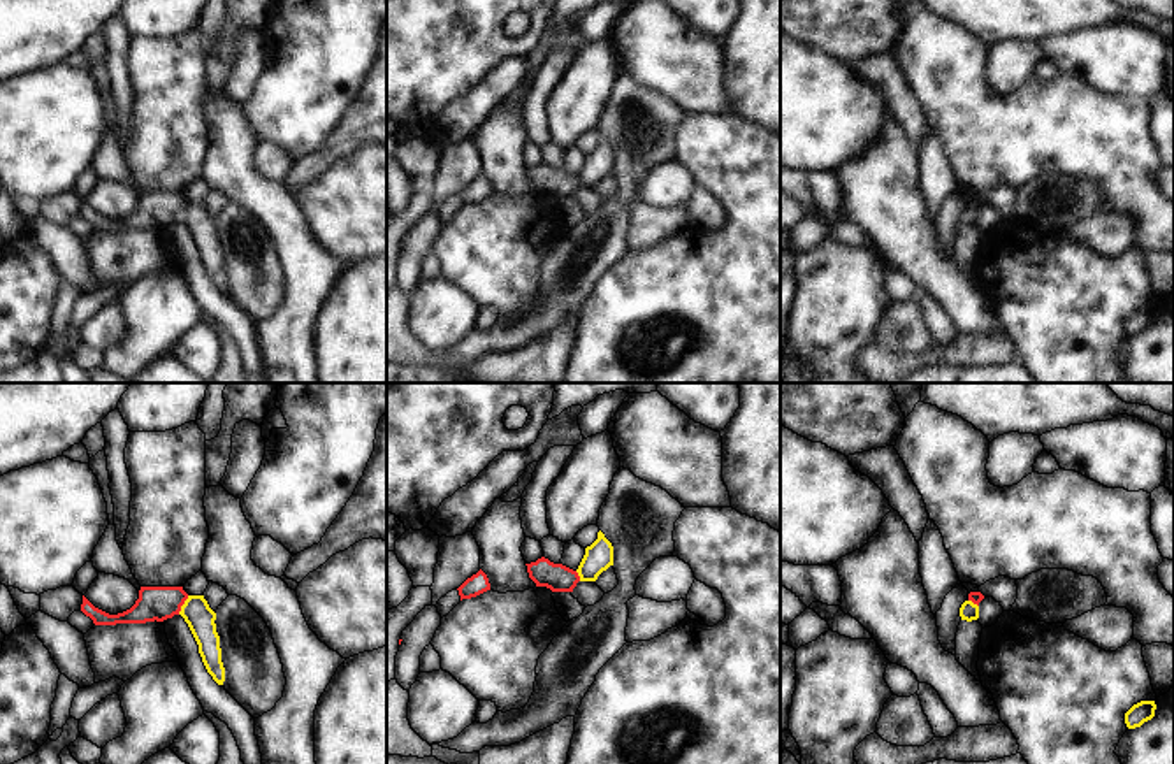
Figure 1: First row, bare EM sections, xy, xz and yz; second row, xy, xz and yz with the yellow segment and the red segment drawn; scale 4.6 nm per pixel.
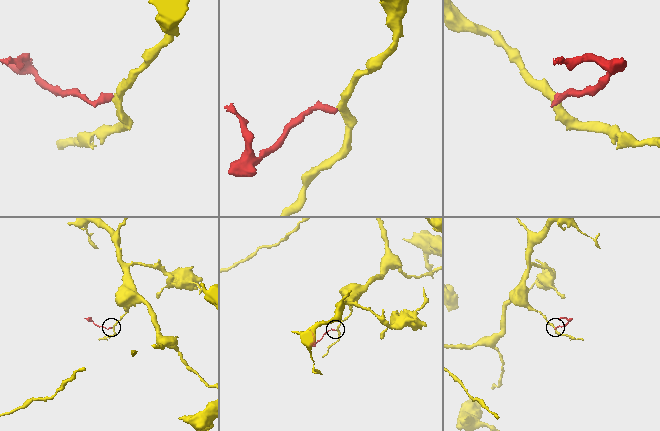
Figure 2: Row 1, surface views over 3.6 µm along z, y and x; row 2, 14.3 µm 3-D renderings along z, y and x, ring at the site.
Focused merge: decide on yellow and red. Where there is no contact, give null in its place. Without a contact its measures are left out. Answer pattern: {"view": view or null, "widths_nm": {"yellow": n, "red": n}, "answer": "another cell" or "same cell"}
{"view": "xy", "widths_nm": {"yellow": 130, "red": 160}, "answer": "another cell"}

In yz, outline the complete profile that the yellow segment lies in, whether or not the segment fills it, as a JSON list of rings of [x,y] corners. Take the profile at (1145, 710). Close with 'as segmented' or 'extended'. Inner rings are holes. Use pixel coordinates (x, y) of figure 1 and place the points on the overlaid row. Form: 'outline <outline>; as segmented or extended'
outline [[[1141,701],[1134,704],[1125,713],[1125,724],[1128,729],[1141,727],[1144,722],[1151,720],[1155,717],[1156,704],[1155,701]]]; as segmented

